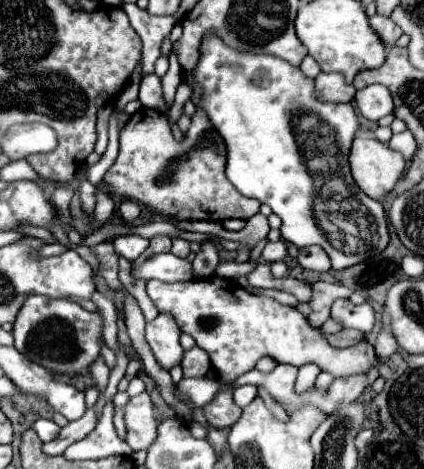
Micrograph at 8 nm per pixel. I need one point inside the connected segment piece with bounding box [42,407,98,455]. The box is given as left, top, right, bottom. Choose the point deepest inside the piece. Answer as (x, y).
(75, 430)

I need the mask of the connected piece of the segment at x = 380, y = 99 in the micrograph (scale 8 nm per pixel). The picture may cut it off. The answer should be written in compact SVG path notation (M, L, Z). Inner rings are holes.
M368 85L360 91L356 91L356 103L358 103L360 113L370 121L378 121L378 119L394 113L392 95L382 85Z

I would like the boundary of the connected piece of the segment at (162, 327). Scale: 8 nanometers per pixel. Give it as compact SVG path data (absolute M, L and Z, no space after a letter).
M158 313L154 321L146 323L146 341L166 371L182 361L184 349L180 347L180 329L172 313Z

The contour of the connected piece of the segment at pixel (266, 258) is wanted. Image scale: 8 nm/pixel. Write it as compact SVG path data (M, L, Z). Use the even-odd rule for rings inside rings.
M282 239L276 241L276 243L268 241L264 251L262 251L262 261L264 263L274 263L274 261L280 261L284 255L286 255L286 243Z

